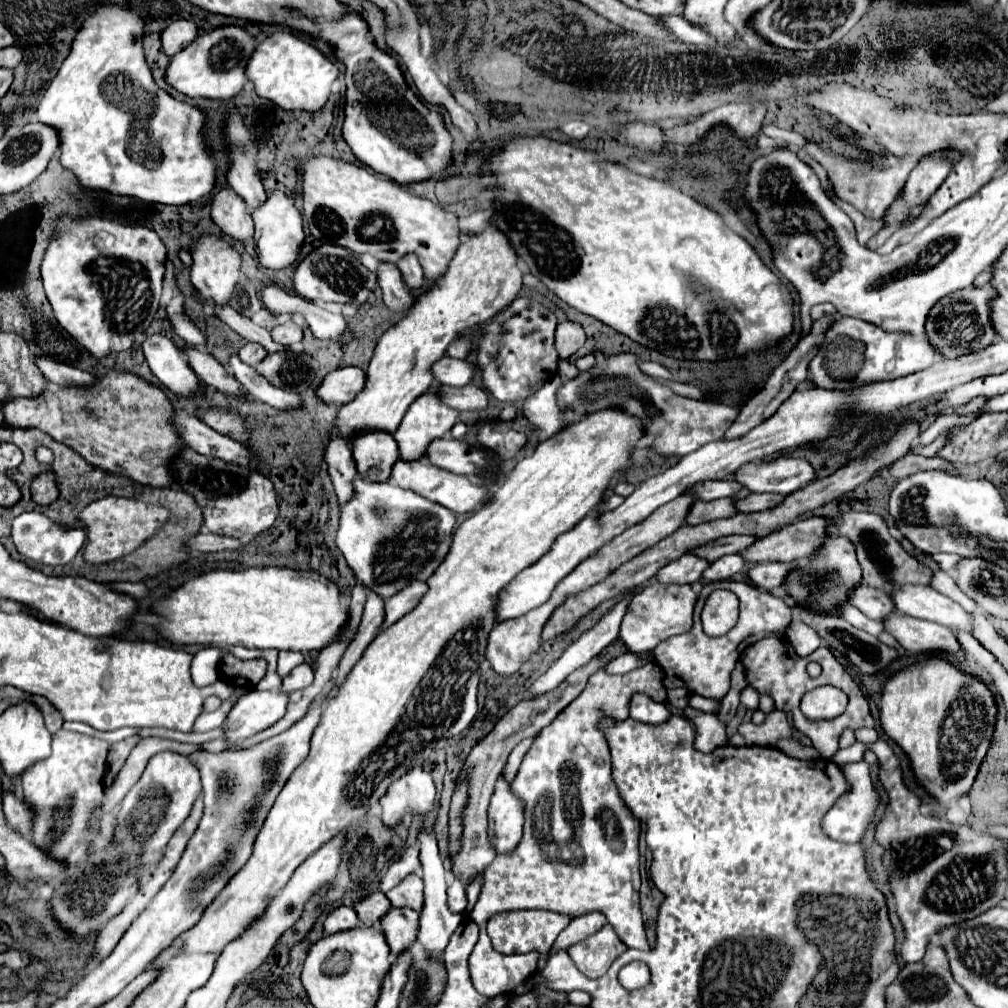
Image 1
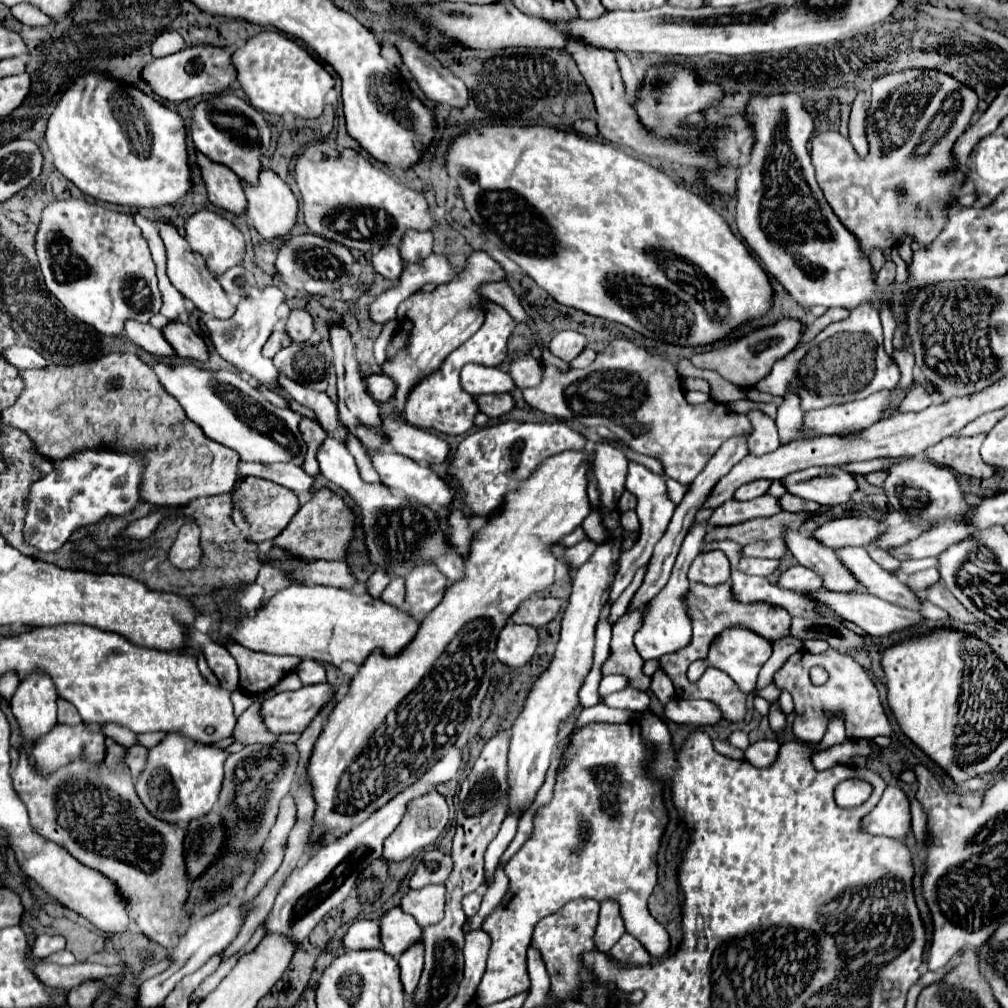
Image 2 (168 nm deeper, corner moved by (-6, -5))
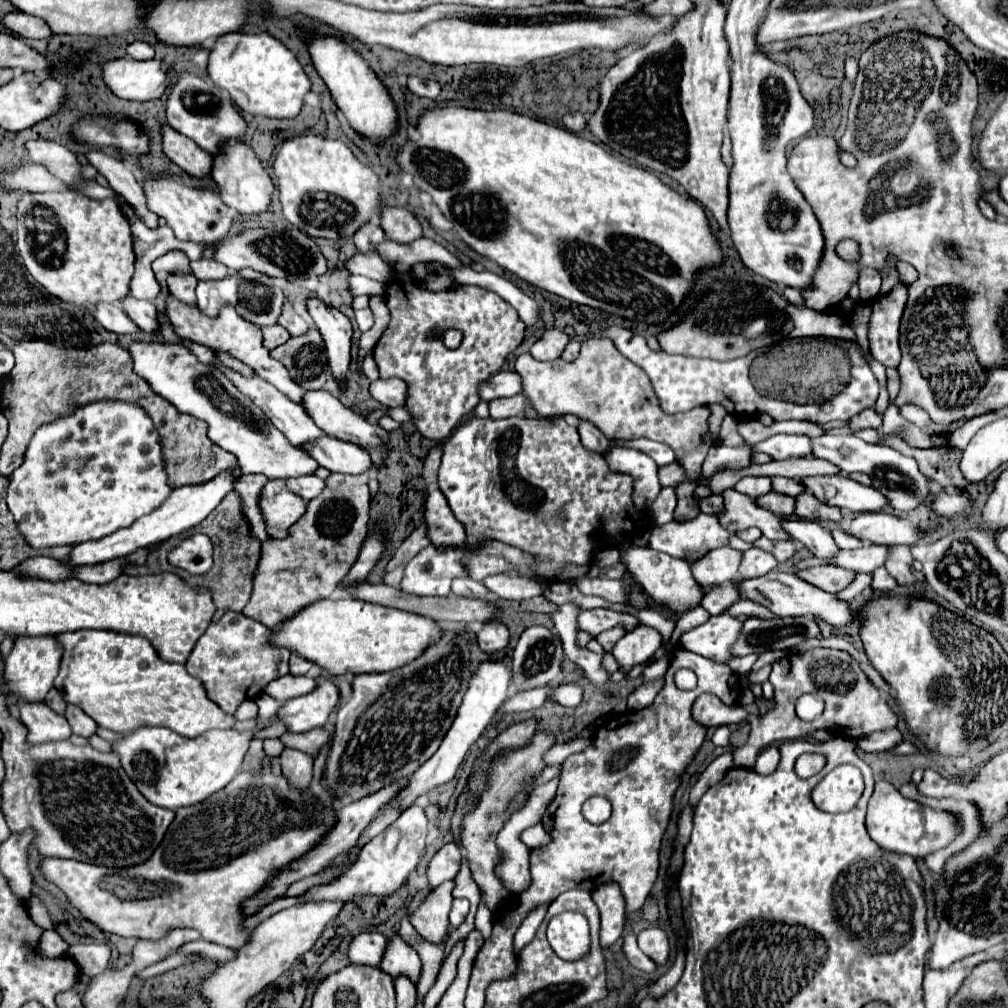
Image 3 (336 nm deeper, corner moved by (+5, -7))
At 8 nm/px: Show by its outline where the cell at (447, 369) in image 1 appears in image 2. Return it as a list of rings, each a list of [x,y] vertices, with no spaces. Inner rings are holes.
[[[468,363],[462,369],[462,389],[472,395],[486,395],[486,393],[510,393],[516,389],[516,385],[508,373],[496,367]]]

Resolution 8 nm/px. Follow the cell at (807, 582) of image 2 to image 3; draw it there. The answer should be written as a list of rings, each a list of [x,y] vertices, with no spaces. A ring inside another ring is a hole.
[[[825,565],[825,567],[809,567],[805,571],[797,571],[797,577],[801,577],[803,581],[807,581],[823,591],[839,593],[841,589],[845,589],[853,581],[855,573],[841,569],[841,567]]]

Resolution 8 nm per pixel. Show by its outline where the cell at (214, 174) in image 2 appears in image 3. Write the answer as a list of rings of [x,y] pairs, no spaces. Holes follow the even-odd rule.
[[[169,125],[163,127],[163,151],[187,175],[191,175],[195,179],[211,177],[213,157],[207,151],[203,151],[201,147],[197,147],[185,135],[173,131]]]

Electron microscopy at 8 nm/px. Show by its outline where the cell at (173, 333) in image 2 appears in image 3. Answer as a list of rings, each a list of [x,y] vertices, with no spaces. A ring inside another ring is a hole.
[[[127,297],[121,301],[121,307],[125,313],[147,333],[157,333],[159,331],[159,321],[157,321],[157,309],[149,301],[139,301],[135,297]]]

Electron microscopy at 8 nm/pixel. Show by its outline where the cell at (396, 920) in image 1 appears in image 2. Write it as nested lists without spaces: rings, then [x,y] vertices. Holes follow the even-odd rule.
[[[420,943],[408,949],[408,953],[404,953],[404,957],[398,959],[398,963],[402,971],[402,987],[404,987],[406,999],[408,1003],[412,1003],[420,975],[422,975],[422,967],[424,967],[424,945]]]

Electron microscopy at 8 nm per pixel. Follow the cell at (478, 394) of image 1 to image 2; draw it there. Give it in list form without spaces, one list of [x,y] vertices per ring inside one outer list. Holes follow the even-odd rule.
[[[480,395],[480,411],[488,417],[502,417],[516,407],[516,399],[512,395]]]

